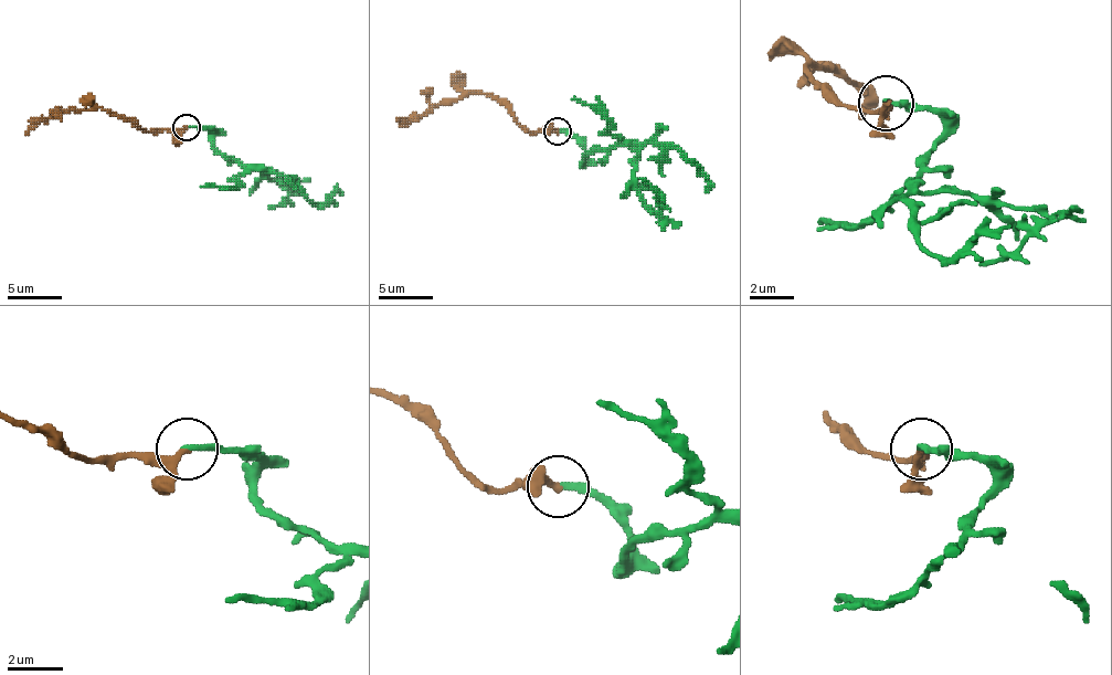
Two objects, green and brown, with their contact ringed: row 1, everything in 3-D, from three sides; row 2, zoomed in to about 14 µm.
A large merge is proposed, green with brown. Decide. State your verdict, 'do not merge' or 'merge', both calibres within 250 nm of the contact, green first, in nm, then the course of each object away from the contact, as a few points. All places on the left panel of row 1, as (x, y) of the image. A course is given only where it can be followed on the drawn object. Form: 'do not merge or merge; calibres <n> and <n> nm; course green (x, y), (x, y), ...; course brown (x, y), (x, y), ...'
do not merge; calibres 240 and 180 nm; course green (187, 126), (209, 126), (214, 146), (222, 154), (244, 165), (257, 165), (285, 183), (287, 198), (268, 208); course brown (187, 126), (148, 132), (102, 107), (61, 109), (36, 124), (25, 135)

